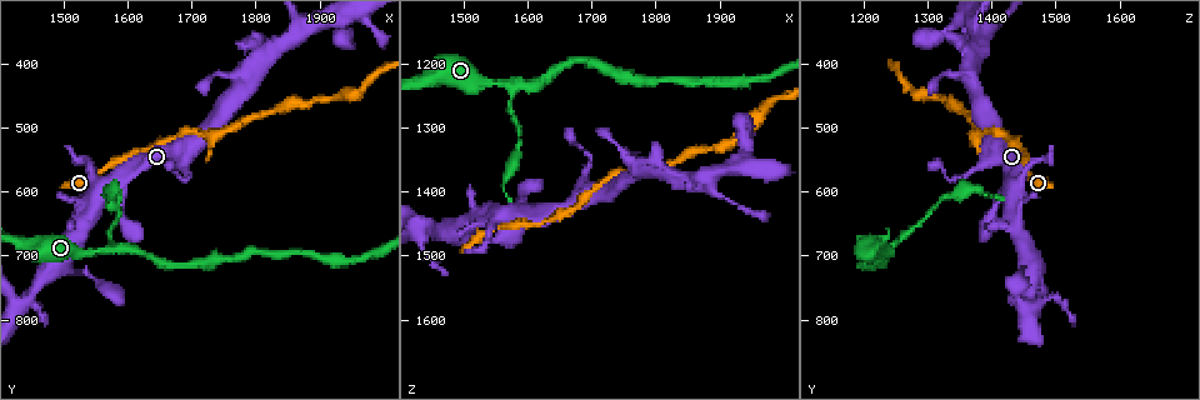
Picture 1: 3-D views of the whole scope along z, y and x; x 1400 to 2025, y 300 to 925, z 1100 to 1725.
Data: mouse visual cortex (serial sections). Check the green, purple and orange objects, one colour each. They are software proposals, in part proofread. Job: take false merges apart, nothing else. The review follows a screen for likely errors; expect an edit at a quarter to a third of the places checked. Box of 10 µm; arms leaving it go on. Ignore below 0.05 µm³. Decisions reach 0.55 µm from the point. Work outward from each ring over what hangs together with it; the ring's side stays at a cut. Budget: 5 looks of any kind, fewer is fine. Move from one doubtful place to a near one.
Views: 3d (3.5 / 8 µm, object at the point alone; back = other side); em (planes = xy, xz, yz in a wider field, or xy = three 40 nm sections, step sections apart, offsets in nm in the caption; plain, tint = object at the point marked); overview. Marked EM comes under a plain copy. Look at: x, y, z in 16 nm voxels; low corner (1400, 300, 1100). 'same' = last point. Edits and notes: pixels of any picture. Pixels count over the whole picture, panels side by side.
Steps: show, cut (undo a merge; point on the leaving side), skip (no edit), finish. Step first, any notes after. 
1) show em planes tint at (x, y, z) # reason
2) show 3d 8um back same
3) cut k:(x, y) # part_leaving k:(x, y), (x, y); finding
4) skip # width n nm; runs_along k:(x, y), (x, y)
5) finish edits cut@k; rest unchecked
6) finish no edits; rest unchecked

show 3d 3.5um at (1720, 505, 1385) # narrows sharply

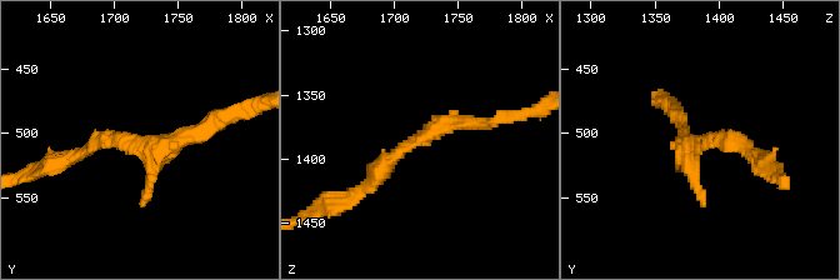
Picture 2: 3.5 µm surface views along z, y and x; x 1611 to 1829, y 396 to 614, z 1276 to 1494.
show em xy step 1 tint at (1716, 506, 1388)

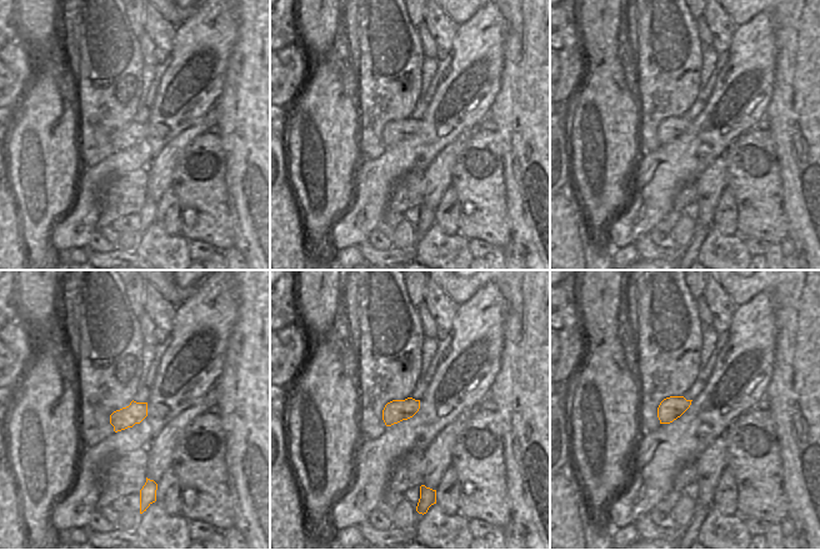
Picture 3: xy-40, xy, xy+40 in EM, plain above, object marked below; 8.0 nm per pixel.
skip # width 180 nm; runs_along 2:(354, 195), (441, 125), (491, 121); continuous, no second cell

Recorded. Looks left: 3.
show em xy step 5 tint at (1575, 695, 1235) # three-way junction

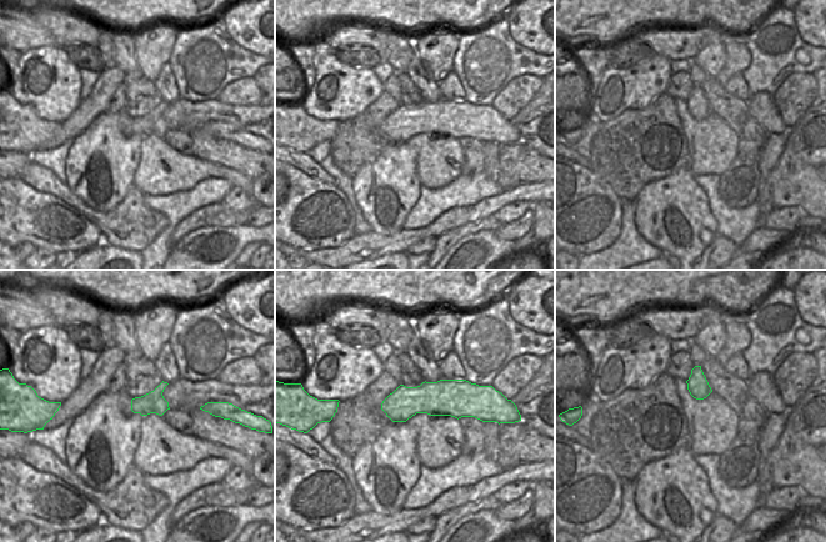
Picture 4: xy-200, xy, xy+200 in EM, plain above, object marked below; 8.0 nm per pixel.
show 3d 3.5um same

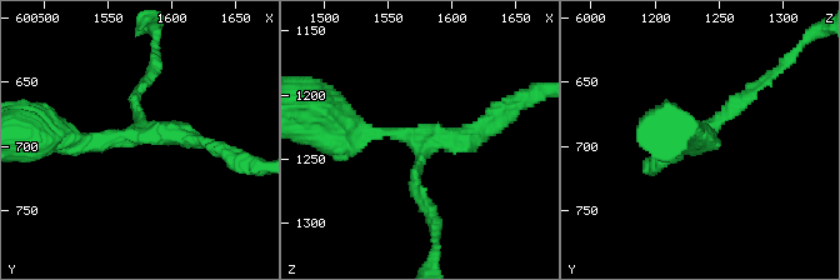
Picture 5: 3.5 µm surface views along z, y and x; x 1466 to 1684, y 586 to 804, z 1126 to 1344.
skip # arm_widths 150, 250, 300 nm; runs_along 5:(55, 135), (186, 135), (213, 146); continuous, no second cell

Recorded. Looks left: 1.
finish no edits; rest unchecked

